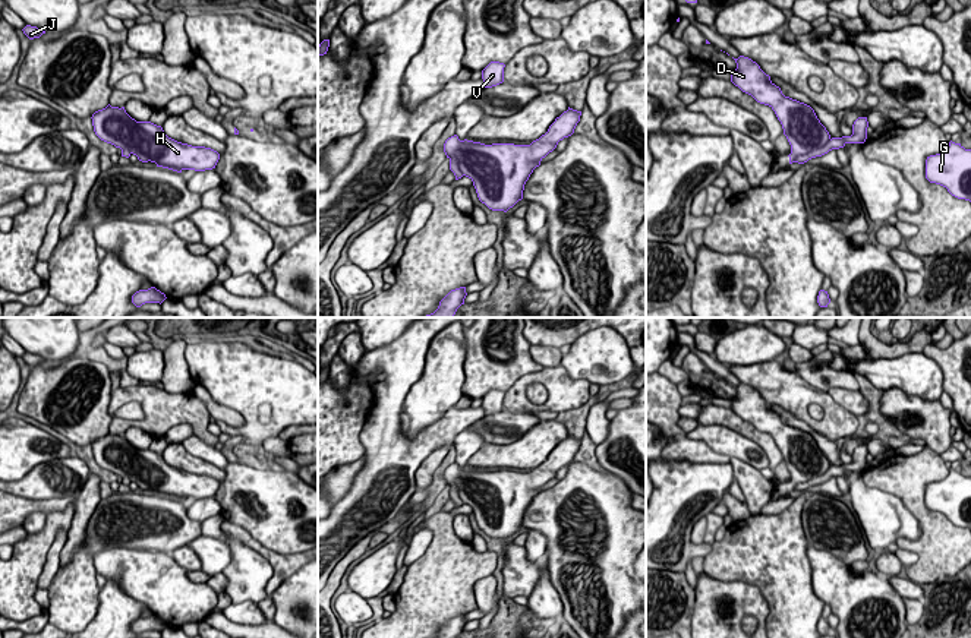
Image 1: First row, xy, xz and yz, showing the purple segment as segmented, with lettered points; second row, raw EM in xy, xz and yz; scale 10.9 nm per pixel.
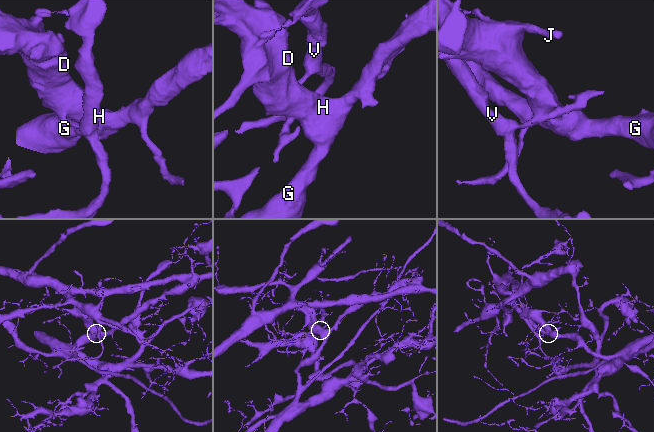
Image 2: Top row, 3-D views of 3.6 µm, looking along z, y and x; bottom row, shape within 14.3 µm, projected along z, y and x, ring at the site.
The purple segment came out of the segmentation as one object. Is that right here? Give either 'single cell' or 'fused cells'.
fused cells

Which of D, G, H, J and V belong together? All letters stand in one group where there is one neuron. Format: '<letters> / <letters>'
D G H J / V

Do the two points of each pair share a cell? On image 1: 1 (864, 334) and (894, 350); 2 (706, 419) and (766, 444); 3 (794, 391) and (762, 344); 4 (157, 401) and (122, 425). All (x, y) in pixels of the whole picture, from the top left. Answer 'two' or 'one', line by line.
1: one
2: one
3: two
4: one

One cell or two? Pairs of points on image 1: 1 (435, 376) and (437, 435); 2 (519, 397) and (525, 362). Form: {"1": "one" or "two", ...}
{"1": "two", "2": "two"}

